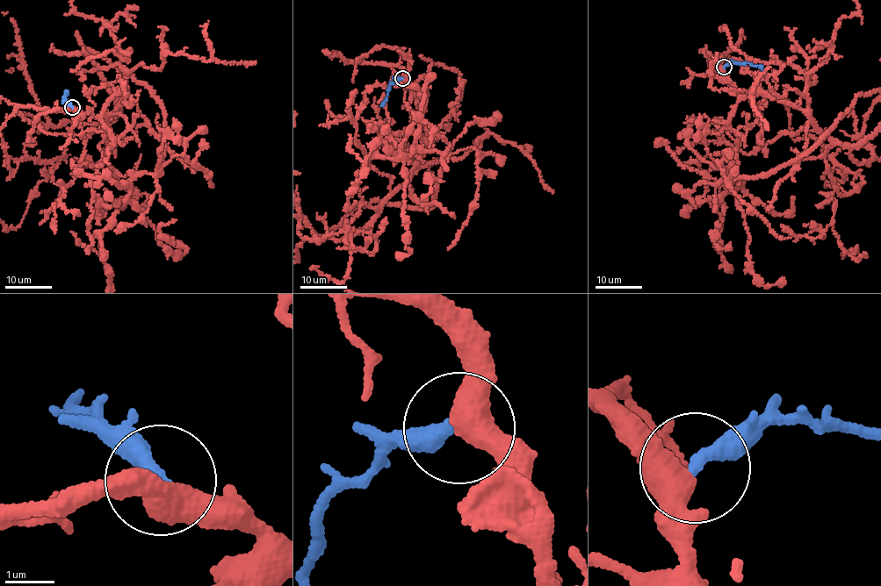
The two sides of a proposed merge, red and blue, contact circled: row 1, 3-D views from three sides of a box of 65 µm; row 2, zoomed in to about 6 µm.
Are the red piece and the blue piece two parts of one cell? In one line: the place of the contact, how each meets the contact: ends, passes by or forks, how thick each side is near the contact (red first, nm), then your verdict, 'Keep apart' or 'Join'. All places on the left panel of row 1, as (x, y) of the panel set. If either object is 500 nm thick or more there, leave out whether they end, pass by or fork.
Place: (72, 107). Thickness 550 nm (red) against 340 nm. Join

